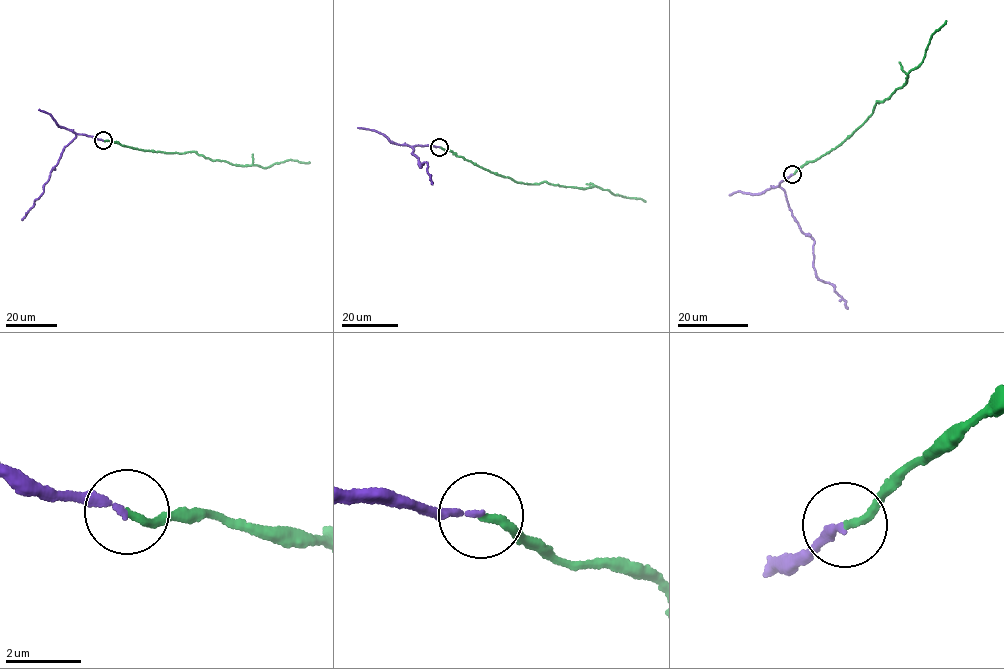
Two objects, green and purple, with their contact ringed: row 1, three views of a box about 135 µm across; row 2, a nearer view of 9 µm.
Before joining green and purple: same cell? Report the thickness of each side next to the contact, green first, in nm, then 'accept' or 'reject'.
200/160 nm | accept

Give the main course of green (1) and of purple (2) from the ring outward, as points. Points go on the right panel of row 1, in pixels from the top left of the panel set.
1: (792, 174), (837, 147), (871, 116), (877, 102), (906, 83), (931, 35), (946, 20)
2: (792, 174), (778, 183), (802, 232), (814, 241), (813, 265), (817, 277), (832, 285), (848, 309)

